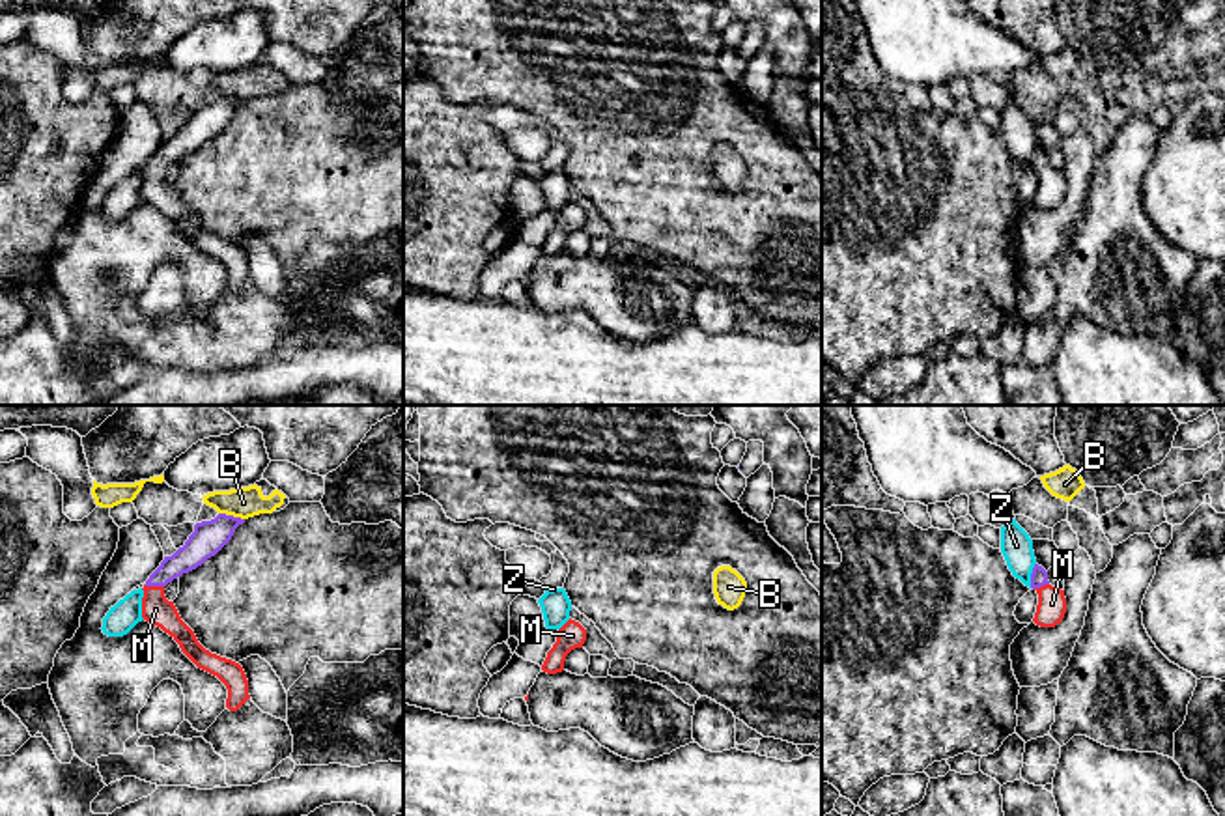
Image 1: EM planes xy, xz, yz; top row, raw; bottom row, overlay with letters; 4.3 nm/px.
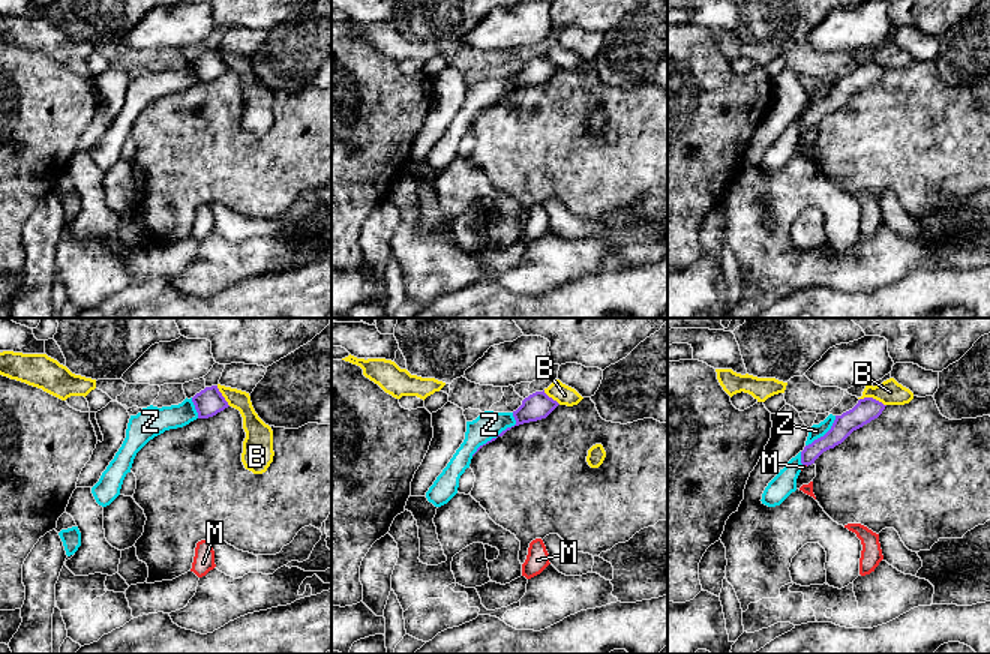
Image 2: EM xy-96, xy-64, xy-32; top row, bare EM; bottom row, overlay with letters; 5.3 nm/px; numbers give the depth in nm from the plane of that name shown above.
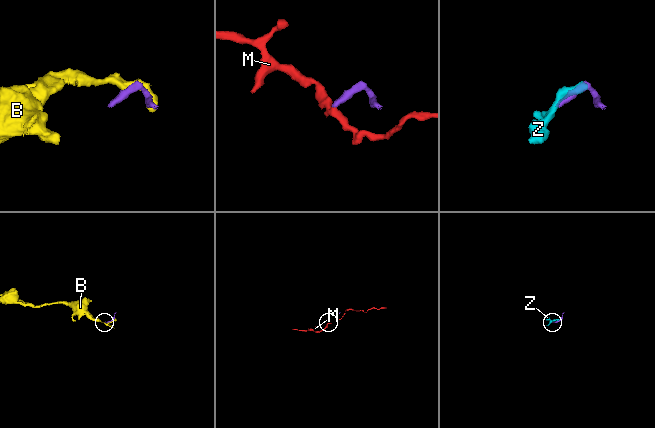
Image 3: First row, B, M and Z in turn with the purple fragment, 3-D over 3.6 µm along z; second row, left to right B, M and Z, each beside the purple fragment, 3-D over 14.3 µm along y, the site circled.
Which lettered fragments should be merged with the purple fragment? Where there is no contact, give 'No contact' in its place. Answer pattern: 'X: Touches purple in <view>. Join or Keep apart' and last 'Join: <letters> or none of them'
B: Touches purple in xy. Keep apart
M: Touches purple in xy. Join
Z: Touches purple in yz. Keep apart
Join: M

